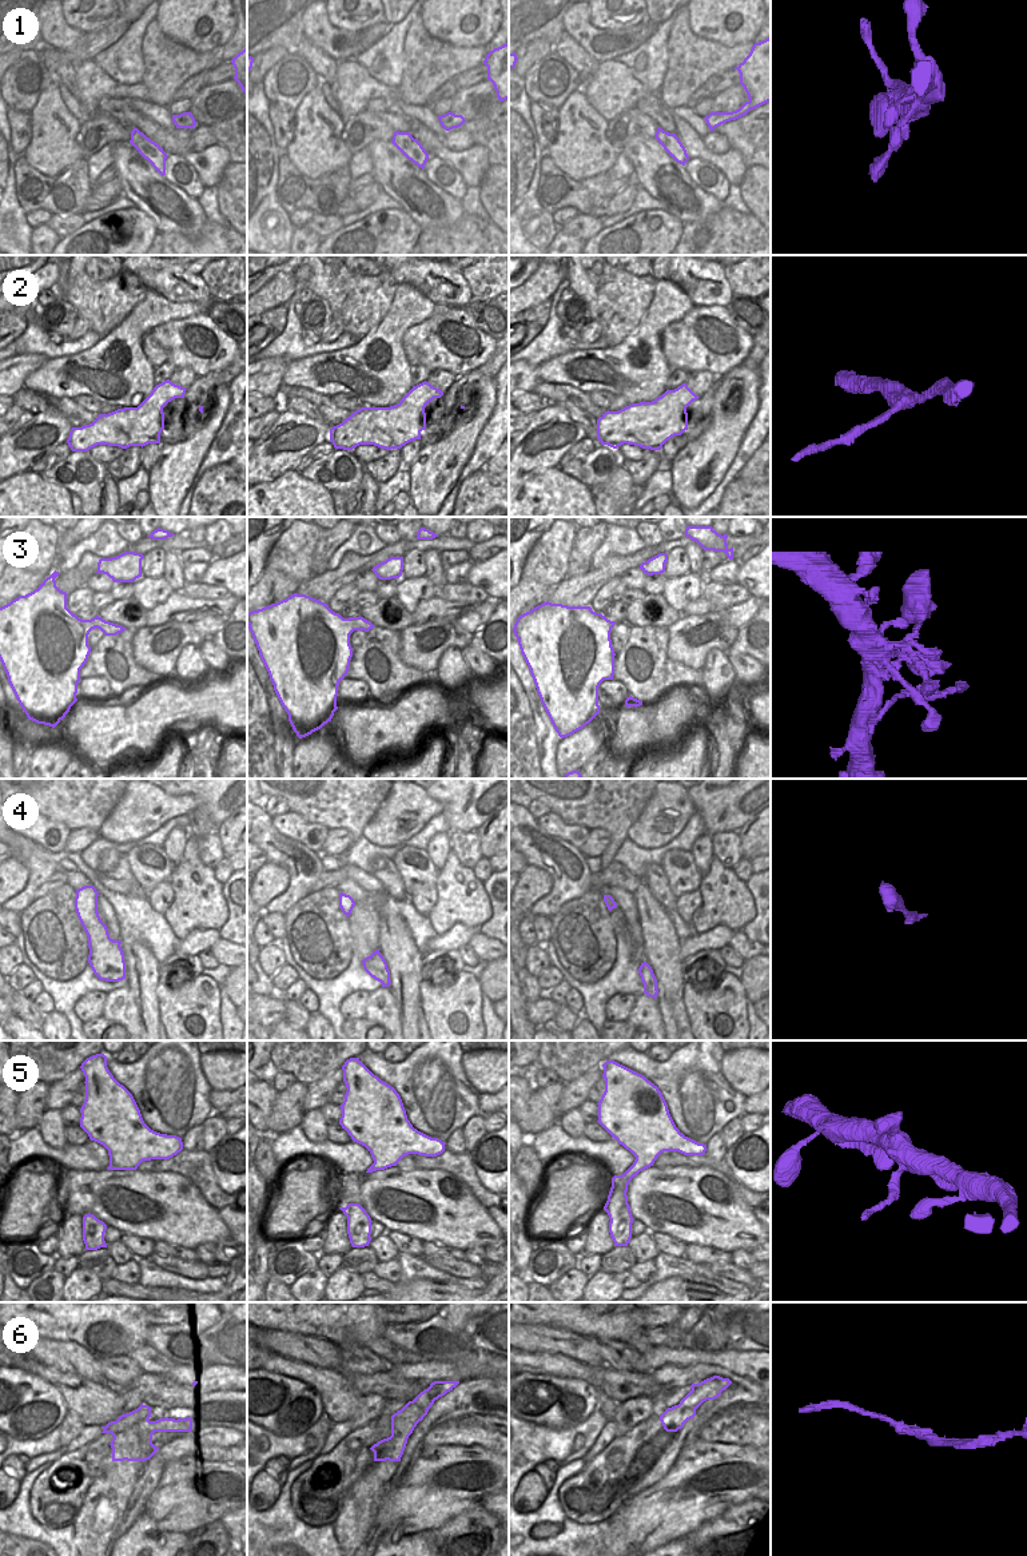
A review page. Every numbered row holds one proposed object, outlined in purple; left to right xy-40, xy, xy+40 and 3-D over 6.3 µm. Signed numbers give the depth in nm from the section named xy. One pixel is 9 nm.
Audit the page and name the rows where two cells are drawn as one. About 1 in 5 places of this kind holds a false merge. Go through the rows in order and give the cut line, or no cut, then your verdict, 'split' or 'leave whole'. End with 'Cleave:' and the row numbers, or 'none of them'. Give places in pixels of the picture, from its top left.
1: cut none; leave whole
2: cut none; leave whole
3: cut none; leave whole
4: cut none; leave whole
5: cut none; leave whole
6: cut none; leave whole
Cleave: none of them

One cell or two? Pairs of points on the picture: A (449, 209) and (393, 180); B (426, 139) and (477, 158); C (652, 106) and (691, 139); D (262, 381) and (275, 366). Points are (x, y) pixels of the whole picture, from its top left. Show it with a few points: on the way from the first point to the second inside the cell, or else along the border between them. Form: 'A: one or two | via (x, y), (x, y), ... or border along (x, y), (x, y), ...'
A: one | via (436, 209), (426, 203), (406, 183)
B: one | via (438, 148), (453, 158), (465, 158)
C: two | border along (672, 115), (676, 132)
D: one | via (265, 377), (271, 370)

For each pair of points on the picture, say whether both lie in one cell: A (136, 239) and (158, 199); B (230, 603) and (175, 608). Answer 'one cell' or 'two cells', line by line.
A: two cells
B: one cell

